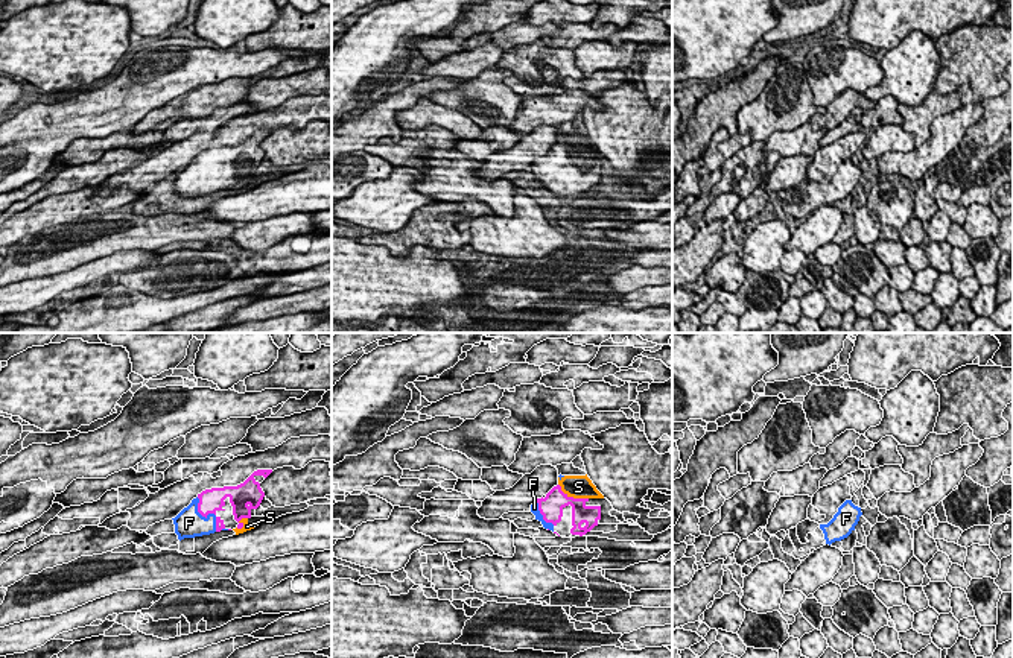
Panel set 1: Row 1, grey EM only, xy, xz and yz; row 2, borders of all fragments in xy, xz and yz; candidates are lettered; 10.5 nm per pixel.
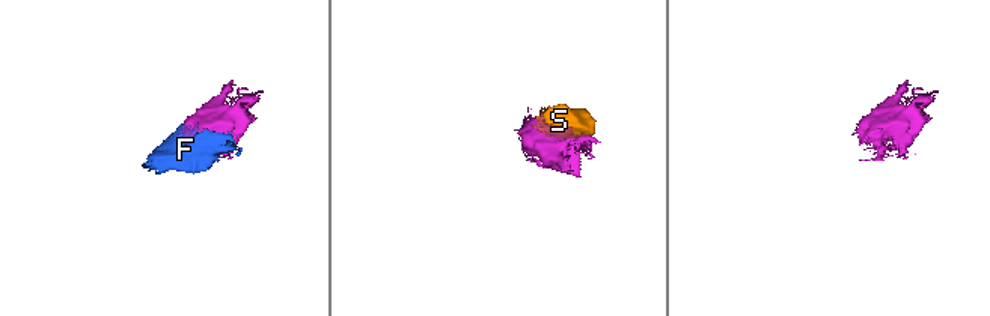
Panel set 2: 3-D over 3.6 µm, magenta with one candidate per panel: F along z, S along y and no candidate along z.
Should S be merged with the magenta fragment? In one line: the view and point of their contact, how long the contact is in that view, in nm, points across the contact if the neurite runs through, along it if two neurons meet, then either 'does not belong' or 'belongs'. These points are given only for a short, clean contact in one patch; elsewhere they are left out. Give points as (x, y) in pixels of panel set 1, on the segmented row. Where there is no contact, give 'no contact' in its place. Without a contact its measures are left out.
meets magenta in xz at (572, 497); contact 360 nm long; belongs

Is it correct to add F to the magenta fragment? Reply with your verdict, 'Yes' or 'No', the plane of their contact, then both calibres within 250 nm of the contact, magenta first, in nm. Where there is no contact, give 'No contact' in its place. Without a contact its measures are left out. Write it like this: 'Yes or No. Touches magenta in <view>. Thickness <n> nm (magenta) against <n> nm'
Yes. Touches magenta in xy. Thickness 260 nm (magenta) against 320 nm

